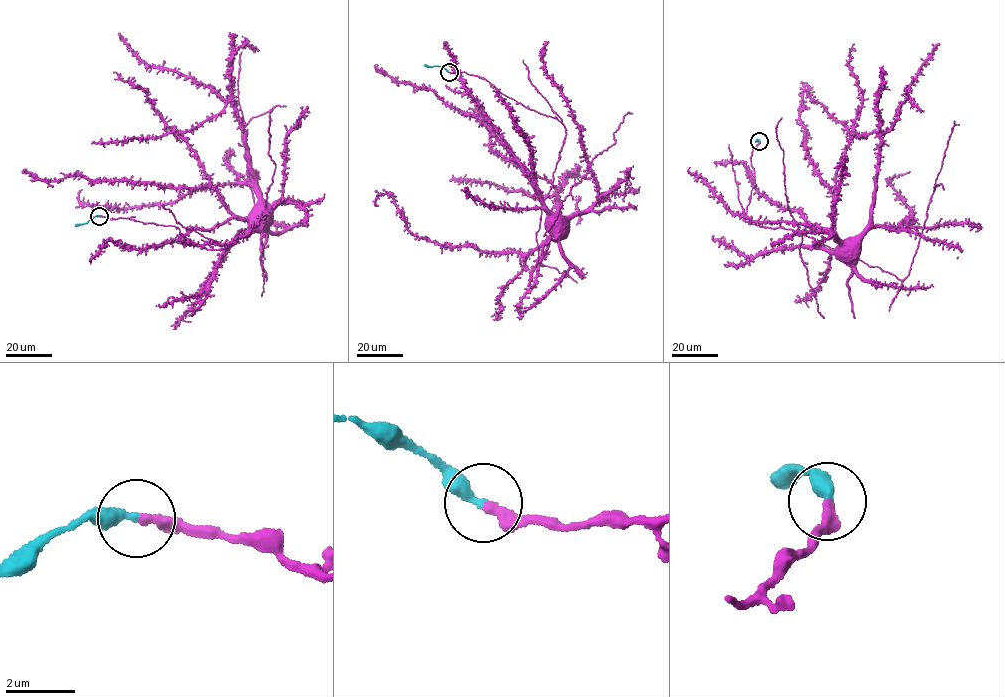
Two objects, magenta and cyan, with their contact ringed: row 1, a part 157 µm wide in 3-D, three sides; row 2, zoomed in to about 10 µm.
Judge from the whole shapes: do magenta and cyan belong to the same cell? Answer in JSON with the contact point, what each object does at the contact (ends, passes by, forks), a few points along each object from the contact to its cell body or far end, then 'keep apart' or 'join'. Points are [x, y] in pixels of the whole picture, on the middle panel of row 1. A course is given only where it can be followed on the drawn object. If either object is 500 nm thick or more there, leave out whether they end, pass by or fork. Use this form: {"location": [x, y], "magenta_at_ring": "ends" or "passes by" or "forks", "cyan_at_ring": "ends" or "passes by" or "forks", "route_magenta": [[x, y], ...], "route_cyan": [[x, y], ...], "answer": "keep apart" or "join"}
{"location": [449, 72], "magenta_at_ring": "ends", "cyan_at_ring": "ends", "route_magenta": [[449, 72], [486, 79], [506, 96], [563, 125], [566, 135], [553, 186], [542, 203], [560, 222]], "route_cyan": [[449, 72], [437, 65], [424, 65]], "answer": "join"}

